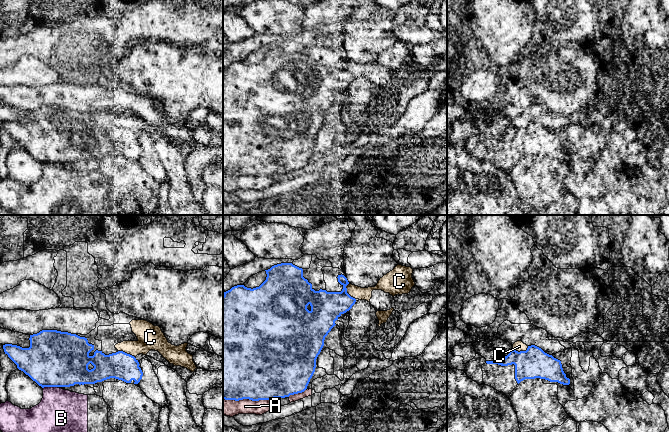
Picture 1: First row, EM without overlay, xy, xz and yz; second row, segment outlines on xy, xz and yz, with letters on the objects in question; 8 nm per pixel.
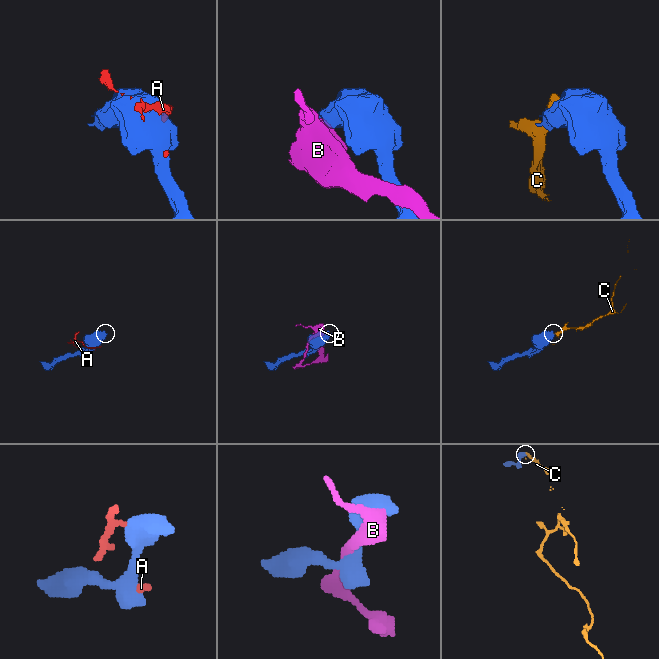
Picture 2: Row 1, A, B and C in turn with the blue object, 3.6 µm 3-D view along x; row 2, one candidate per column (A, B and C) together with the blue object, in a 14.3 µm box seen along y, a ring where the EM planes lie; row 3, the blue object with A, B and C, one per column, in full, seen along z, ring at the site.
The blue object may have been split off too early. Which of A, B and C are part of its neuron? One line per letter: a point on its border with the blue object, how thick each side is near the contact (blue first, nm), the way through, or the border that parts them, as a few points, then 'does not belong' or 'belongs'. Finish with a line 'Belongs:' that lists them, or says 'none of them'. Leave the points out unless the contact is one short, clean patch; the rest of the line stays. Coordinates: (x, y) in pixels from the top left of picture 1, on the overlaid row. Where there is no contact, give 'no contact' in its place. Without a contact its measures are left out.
A: meets blue in xz at (247, 398); 500 nm thick on the blue side, 130 nm on the other; does not belong
B: meets blue in xy at (50, 386); 440 nm thick on the blue side, 340 nm on the other; does not belong
C: meets blue in xz at (346, 292); 240 nm thick on the blue side, 100 nm on the other; does not belong
Belongs: none of them

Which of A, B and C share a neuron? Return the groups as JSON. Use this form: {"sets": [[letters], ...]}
{"sets": [["A"], ["B"], ["C"]]}

